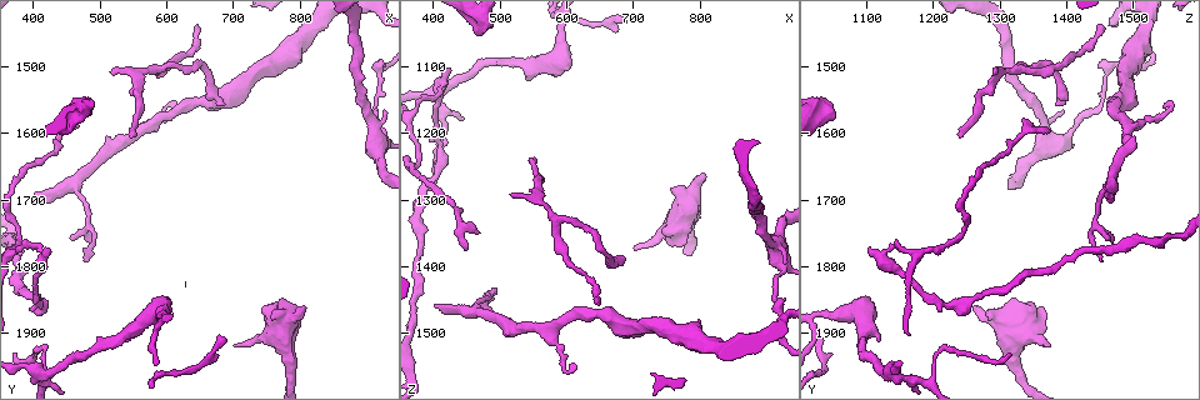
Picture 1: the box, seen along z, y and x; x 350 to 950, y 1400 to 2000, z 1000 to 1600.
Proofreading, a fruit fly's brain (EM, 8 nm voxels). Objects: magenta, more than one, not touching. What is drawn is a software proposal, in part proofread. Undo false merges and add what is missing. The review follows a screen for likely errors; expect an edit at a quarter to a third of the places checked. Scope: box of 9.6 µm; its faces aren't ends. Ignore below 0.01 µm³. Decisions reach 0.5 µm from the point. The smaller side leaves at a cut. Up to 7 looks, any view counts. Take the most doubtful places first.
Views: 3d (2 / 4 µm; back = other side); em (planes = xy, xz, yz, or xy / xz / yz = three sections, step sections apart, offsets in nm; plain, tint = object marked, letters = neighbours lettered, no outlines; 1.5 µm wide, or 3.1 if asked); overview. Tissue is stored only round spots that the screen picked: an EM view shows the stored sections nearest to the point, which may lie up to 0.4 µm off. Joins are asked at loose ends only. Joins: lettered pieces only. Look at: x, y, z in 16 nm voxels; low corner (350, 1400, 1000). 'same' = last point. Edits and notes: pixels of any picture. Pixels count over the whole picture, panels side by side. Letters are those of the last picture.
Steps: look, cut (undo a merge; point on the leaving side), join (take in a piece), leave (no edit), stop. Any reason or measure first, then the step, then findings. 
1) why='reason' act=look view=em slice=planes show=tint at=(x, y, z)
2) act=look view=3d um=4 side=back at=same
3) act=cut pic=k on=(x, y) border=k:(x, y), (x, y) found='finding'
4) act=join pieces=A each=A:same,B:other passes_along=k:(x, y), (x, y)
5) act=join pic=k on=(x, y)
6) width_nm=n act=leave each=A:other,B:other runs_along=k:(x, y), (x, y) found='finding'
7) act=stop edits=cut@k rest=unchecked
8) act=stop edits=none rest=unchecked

why='branch stops here' act=look view=em slice=planes show=letters at=(400, 1695, 1455)

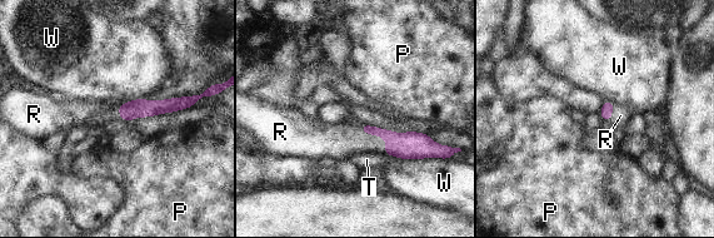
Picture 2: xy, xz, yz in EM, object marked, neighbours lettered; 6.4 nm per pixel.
longest_contact=W:240nm act=join pieces=R each=P:other,R:same,T:other,W:other passes_along=2:(404, 145), (379, 137), (340, 140) found='the cell continues'

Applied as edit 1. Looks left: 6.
why='free end' act=look view=em slice=xz step=4 show=tint at=(805, 1860, 1260)

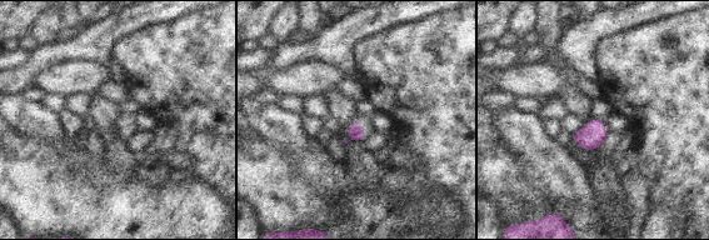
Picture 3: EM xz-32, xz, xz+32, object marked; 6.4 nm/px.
why='another direction' act=look view=em slice=planes show=letters at=same

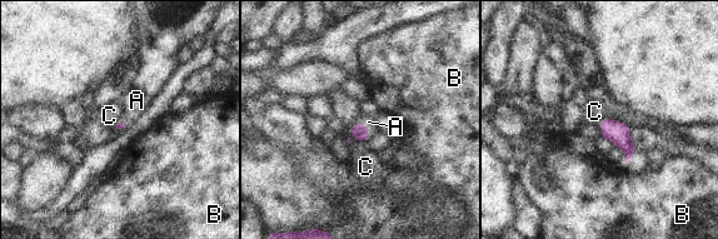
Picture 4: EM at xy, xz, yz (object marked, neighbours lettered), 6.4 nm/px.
act=join pieces=A each=A:same,B:other,C:other passes_along=4:(359, 132), (367, 129), (368, 122) found='it goes on there'

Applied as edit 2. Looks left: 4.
why='an open end' act=look view=3d um=4 at=(545, 1610, 1240)

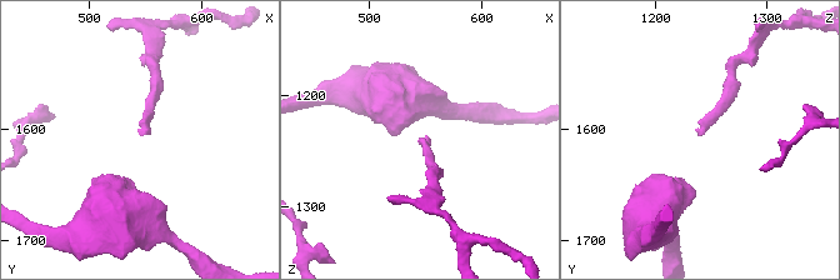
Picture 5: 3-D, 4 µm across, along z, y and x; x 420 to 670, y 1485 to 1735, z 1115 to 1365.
why='now the EM' act=look view=em slice=xy step=8 show=tint at=(546, 1606, 1238)

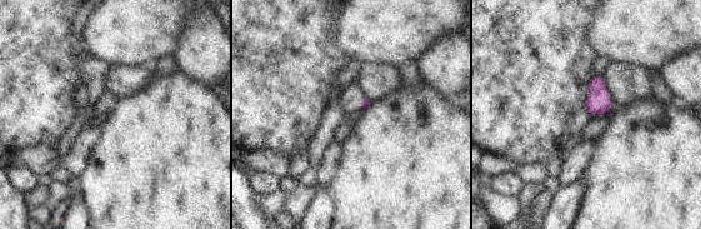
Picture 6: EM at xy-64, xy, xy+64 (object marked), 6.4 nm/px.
why='cut it another way' act=look view=em slice=planes show=letters at=same

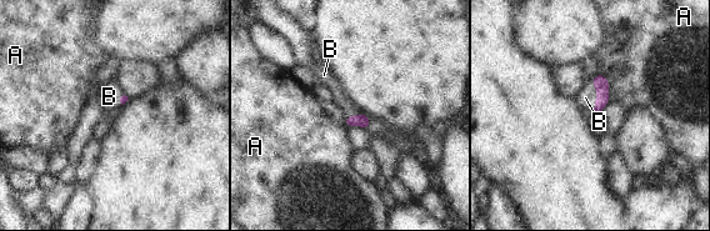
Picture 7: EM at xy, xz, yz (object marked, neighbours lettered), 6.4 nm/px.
act=join pieces=B each=A:other,B:same found='the cell continues'

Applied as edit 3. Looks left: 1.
act=stop edits=join@2,join@4,join@7 rest=unchecked

